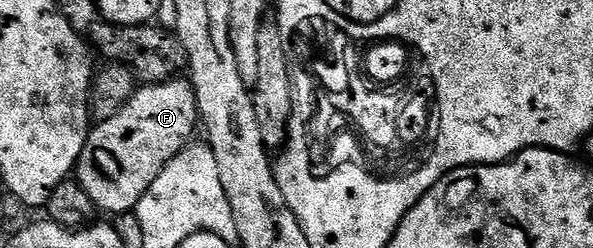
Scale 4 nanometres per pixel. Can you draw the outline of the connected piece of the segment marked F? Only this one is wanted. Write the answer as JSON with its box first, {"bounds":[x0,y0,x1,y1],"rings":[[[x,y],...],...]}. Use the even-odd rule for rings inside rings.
{"bounds":[76,80,200,215],"rings":[[[182,80],[143,84],[112,119],[97,122],[91,128],[90,140],[76,162],[76,180],[88,191],[95,210],[113,215],[137,210],[138,201],[160,171],[187,148],[194,128],[199,128],[200,114],[193,84]]]}

